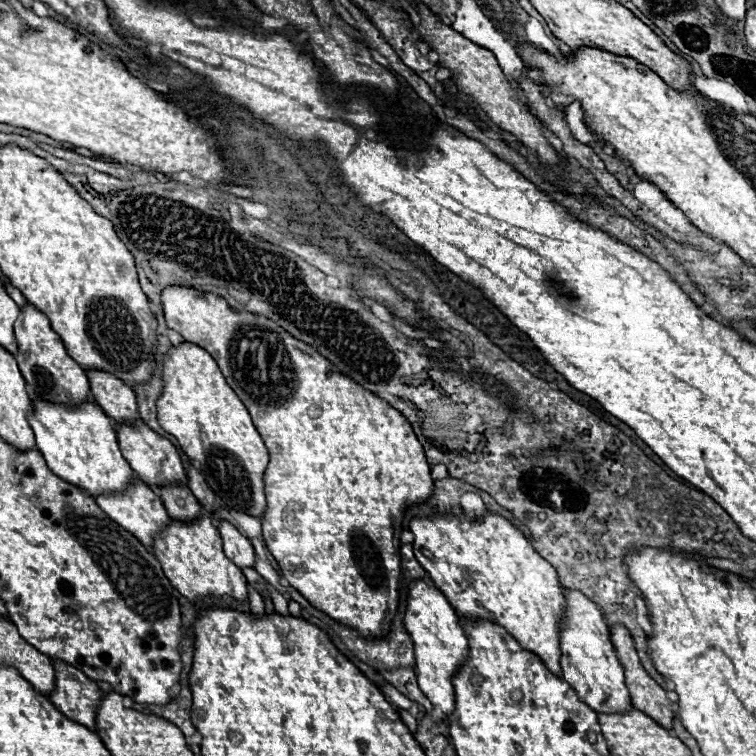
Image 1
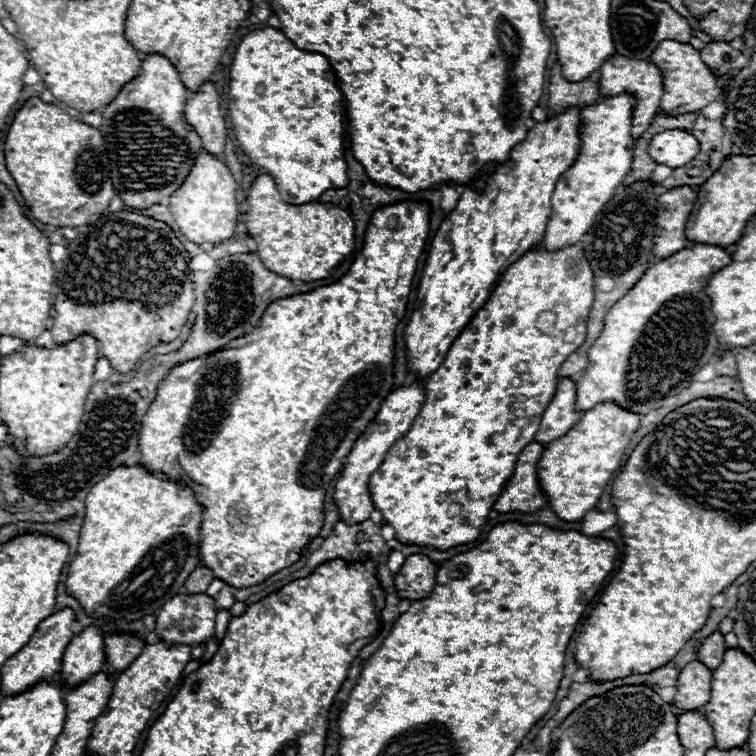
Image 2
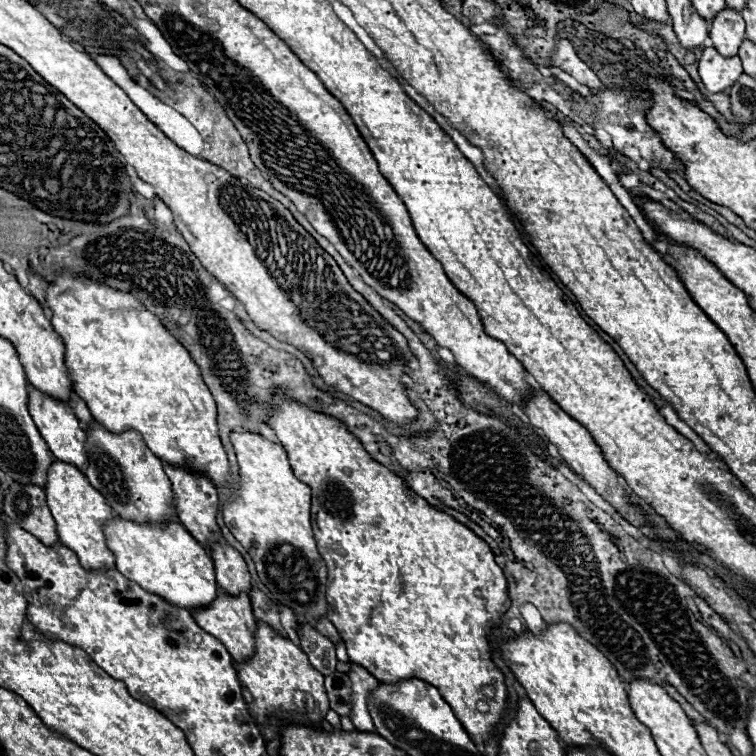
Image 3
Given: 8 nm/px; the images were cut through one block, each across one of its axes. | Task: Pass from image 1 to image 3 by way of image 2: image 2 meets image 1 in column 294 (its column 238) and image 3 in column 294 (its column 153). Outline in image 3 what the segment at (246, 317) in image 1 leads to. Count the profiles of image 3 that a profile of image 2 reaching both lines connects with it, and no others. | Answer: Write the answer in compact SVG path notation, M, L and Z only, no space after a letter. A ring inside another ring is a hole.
M274 400L274 414L272 414L268 426L276 432L278 440L286 448L288 458L290 458L290 466L292 466L296 478L300 478L302 482L306 482L312 488L314 538L316 538L318 550L320 550L320 554L322 554L322 558L328 566L328 592L326 592L328 594L328 620L338 628L338 632L340 632L340 636L342 636L342 640L348 648L350 662L364 666L374 678L378 678L380 682L386 682L386 684L396 684L400 680L406 680L406 678L414 676L418 680L424 680L424 682L436 686L440 690L442 698L452 706L456 718L462 722L468 736L474 742L488 742L494 734L496 724L506 716L506 708L508 708L508 688L506 688L506 682L504 682L504 674L492 662L492 646L490 646L488 634L492 630L500 628L500 624L502 624L500 618L510 608L508 584L506 584L502 568L494 560L494 554L492 554L490 546L482 538L478 538L470 528L456 522L446 512L440 512L440 510L432 508L426 500L416 496L404 484L404 480L400 476L390 472L380 462L372 460L368 456L368 452L362 448L362 444L336 418L314 412L308 406L302 406L298 402Z

